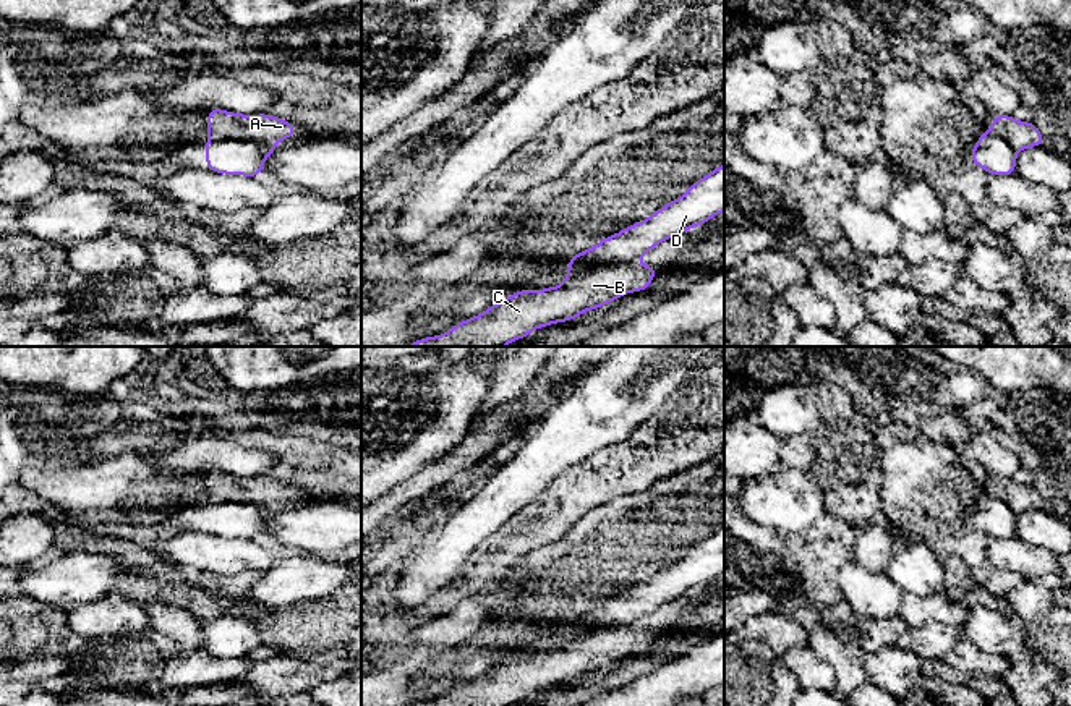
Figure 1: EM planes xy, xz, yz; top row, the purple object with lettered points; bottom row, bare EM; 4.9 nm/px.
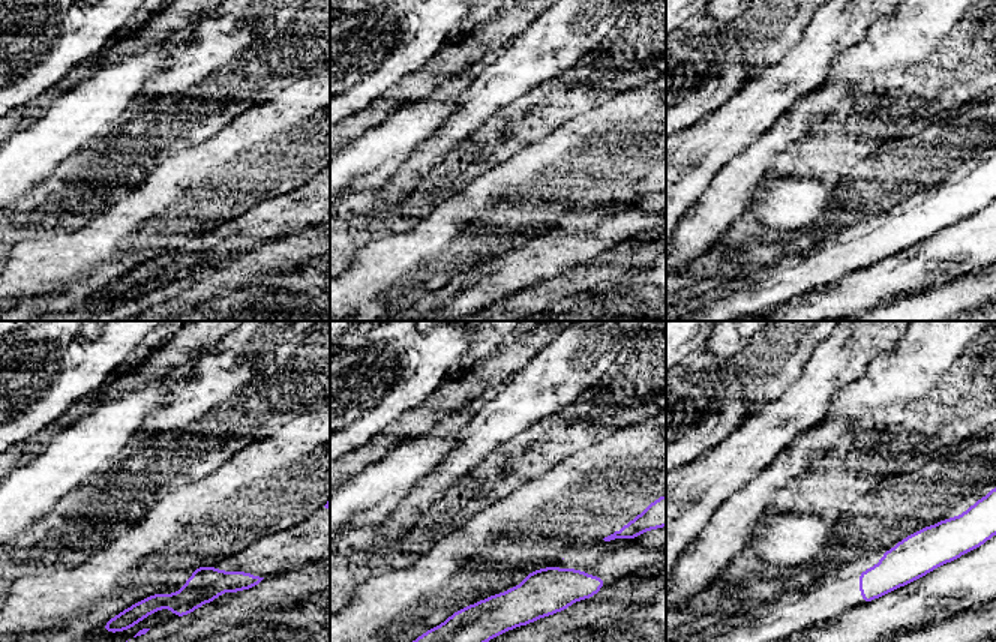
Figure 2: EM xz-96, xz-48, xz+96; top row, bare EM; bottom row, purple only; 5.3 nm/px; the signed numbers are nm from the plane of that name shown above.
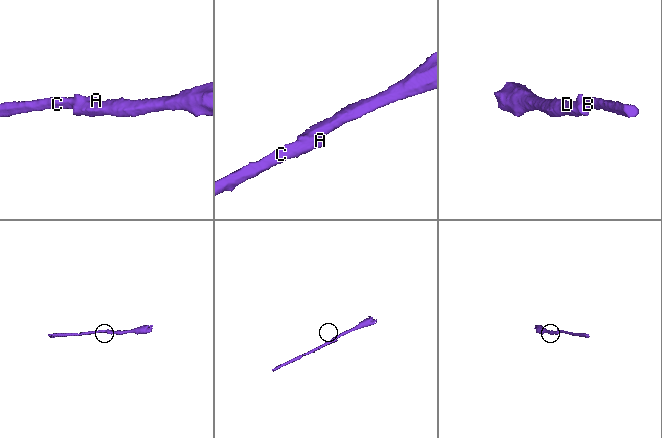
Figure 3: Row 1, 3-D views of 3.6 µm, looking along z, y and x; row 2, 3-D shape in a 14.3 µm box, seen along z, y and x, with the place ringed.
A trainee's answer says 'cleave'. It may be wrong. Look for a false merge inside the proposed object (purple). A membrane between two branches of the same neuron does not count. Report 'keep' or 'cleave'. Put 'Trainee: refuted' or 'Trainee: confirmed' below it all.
cleave
Trainee: confirmed

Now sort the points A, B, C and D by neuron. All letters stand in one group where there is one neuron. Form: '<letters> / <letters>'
A B C / D

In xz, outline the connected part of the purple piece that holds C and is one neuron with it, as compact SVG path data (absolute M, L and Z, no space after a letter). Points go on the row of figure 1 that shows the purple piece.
M637 261L595 267L574 264L574 269L567 270L565 282L557 287L520 288L510 298L501 298L497 304L455 324L446 334L413 340L407 347L506 347L535 329L574 321L622 295L643 291L659 270Z

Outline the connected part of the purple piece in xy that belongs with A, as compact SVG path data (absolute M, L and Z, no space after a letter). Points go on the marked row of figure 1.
M222 108L207 110L207 139L240 139L258 142L284 142L297 134L298 128L285 118L271 113L243 115Z

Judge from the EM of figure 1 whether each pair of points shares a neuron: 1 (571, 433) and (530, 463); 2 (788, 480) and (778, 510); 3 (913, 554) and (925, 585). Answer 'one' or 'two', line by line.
1: one
2: one
3: one

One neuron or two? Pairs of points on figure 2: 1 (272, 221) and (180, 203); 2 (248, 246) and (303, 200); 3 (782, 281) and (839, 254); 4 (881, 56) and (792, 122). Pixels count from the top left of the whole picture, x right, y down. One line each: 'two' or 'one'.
1: two
2: one
3: one
4: one

